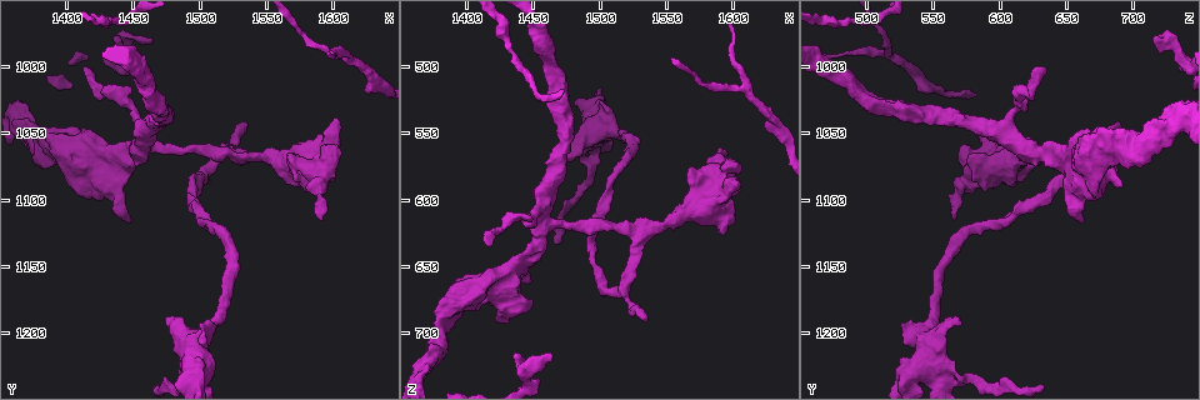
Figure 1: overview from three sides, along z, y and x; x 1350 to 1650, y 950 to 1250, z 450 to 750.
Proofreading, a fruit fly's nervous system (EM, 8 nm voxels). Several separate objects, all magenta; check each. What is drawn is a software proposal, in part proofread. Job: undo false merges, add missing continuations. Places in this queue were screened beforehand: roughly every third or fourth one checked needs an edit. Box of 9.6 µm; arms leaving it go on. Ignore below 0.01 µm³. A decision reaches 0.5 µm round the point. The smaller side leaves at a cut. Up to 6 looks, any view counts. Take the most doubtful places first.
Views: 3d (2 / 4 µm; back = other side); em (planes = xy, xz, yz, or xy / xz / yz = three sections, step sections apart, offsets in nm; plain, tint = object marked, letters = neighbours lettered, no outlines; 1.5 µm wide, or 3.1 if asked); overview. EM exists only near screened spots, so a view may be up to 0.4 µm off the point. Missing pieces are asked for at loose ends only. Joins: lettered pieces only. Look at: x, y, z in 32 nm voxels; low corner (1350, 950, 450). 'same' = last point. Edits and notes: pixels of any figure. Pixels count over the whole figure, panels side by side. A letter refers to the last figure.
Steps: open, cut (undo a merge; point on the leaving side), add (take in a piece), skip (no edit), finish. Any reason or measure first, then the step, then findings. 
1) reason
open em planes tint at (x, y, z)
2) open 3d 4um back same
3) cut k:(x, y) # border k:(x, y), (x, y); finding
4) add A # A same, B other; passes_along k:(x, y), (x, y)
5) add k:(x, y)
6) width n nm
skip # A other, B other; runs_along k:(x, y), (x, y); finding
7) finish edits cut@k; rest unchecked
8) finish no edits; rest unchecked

branch point
open 3d 2um at (1610, 988, 516)

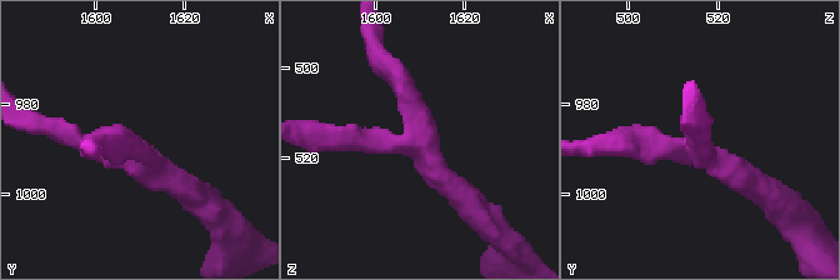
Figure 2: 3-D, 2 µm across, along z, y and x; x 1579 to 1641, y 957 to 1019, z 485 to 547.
arms 3; need the tissue
open em planes letters at (1609, 990, 516)

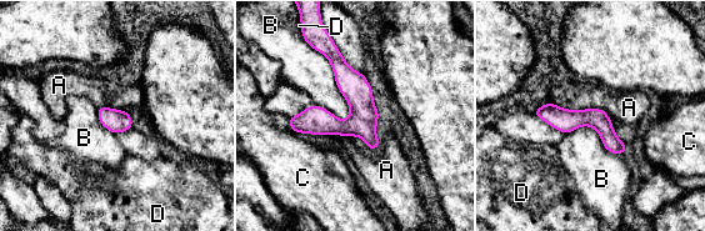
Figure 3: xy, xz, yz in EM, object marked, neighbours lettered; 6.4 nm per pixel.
skip # A other, B other, C other, D other; border 3:(310, 45), (331, 66), (344, 120); continuous, no second neuron

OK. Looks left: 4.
free end
open 3d 2um at (1438, 978, 714)

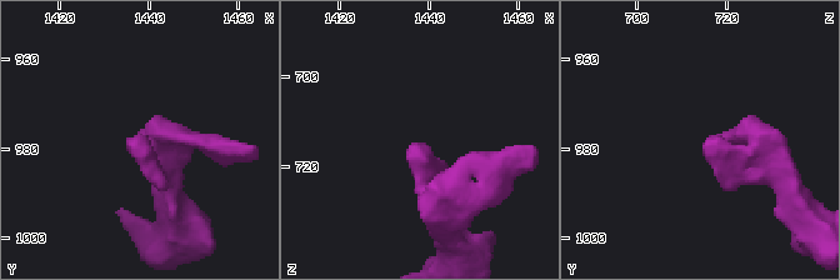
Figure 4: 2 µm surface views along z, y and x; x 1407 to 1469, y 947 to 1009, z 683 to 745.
need the tissue
open em planes plain at (1437, 980, 715)

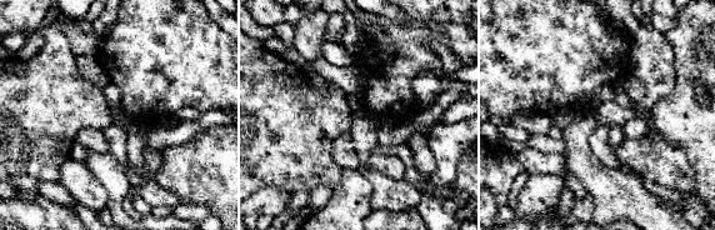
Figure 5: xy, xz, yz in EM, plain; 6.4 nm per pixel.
open em planes letters same

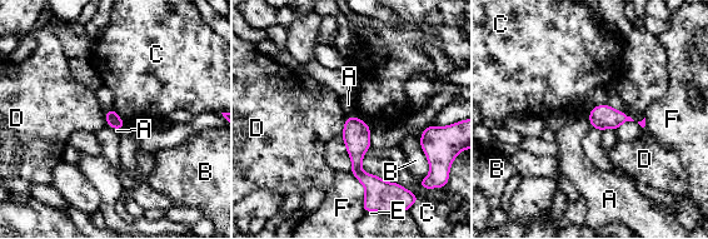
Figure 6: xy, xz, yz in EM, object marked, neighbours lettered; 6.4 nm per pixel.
skip # A other, B other, C other, D other, E other, F other; border 6:(587, 115), (592, 127); no lettered piece goes on from it

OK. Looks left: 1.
finish no edits; rest unchecked

